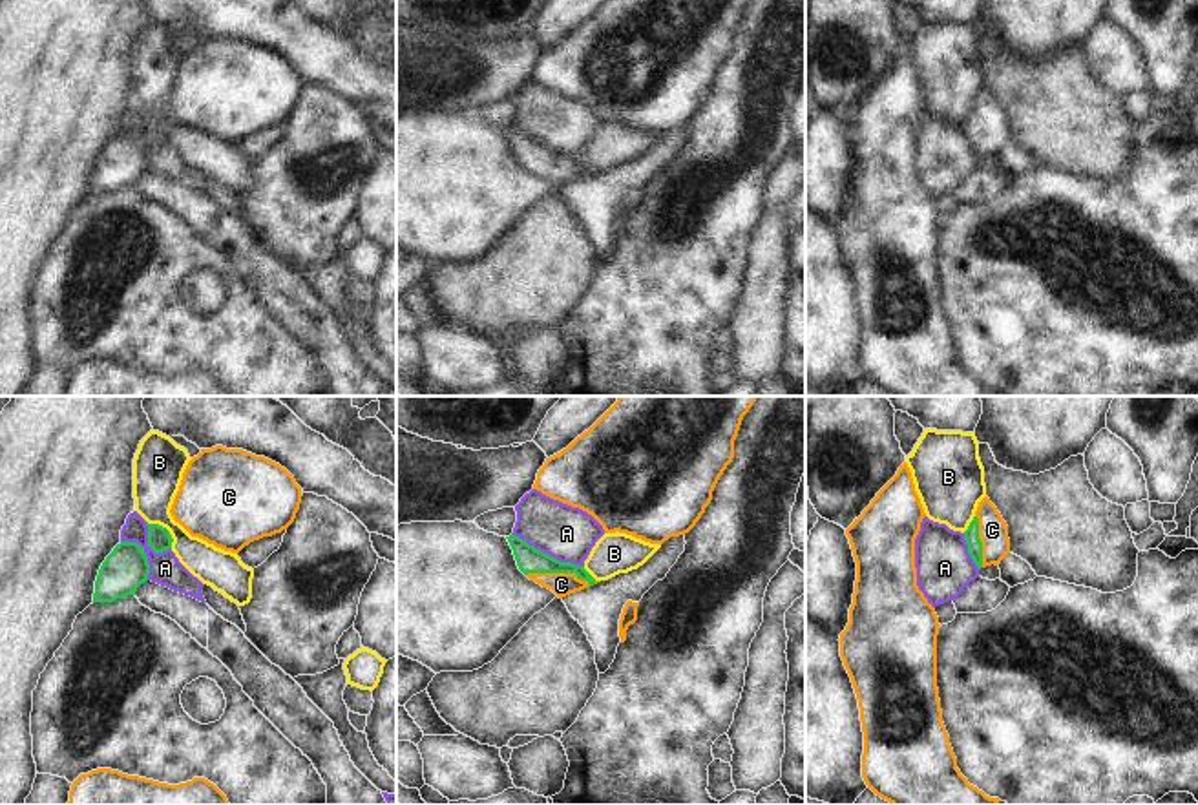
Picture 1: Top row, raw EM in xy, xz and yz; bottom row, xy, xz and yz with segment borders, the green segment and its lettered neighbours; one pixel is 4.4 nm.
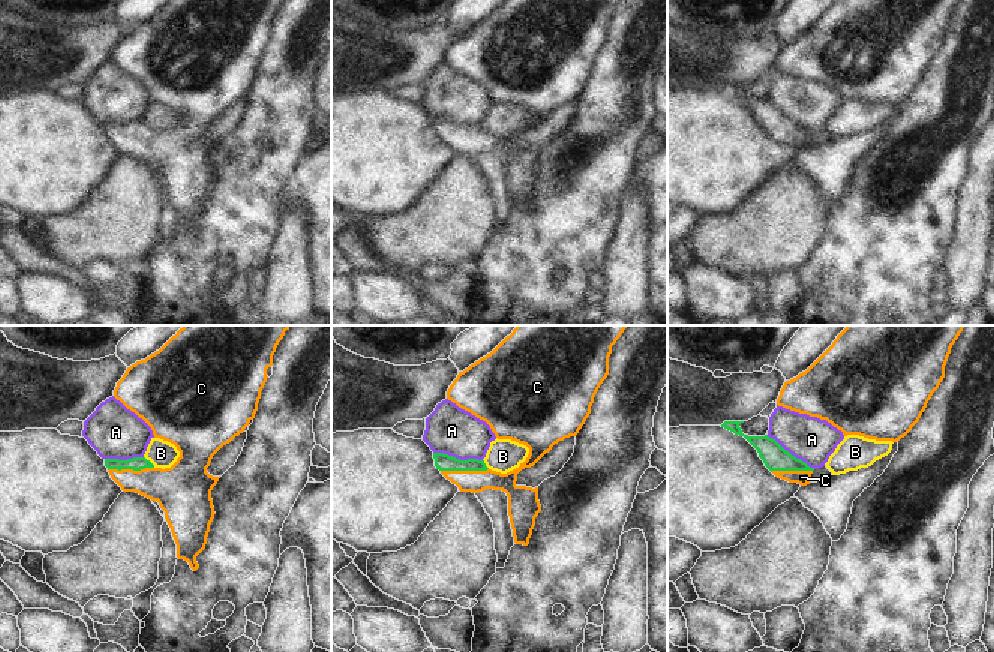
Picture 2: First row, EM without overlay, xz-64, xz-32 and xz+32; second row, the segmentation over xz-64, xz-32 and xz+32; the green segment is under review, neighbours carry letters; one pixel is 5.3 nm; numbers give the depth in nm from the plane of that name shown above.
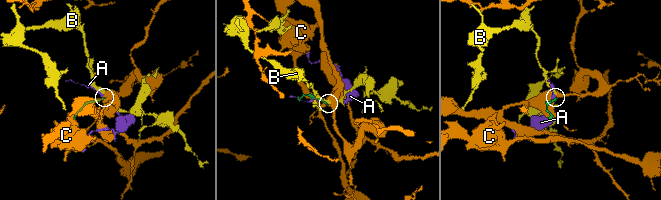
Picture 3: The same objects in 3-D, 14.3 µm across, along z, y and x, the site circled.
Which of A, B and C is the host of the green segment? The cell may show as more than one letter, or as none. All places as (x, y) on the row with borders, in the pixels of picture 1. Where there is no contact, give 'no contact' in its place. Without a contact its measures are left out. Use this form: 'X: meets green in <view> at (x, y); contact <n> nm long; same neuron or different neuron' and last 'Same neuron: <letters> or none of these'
A: meets green in xz at (548, 555); contact 360 nm long; different neuron
B: meets green in xy at (167, 530); contact 160 nm long; different neuron
C: meets green in xz at (559, 572); contact 300 nm long; same neuron
Same neuron: C

